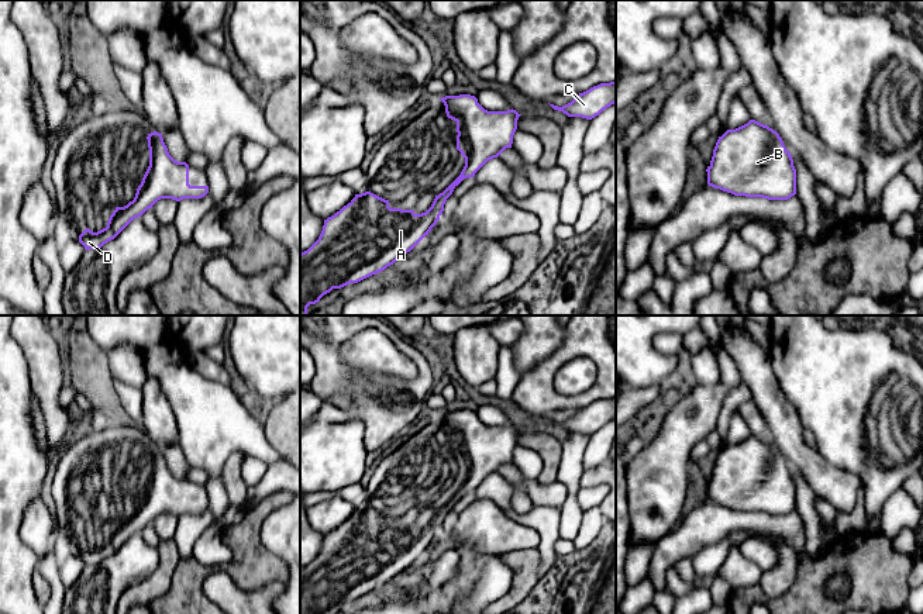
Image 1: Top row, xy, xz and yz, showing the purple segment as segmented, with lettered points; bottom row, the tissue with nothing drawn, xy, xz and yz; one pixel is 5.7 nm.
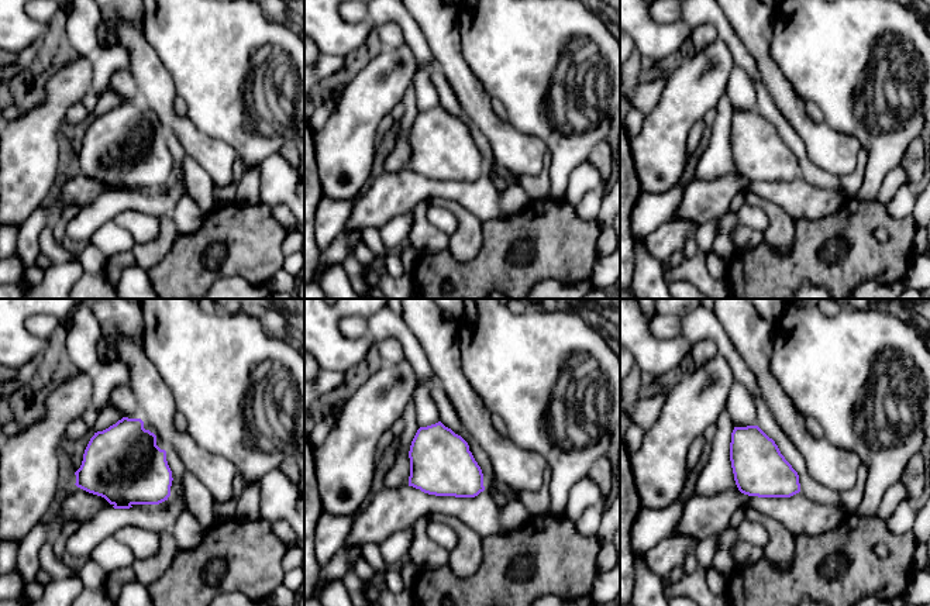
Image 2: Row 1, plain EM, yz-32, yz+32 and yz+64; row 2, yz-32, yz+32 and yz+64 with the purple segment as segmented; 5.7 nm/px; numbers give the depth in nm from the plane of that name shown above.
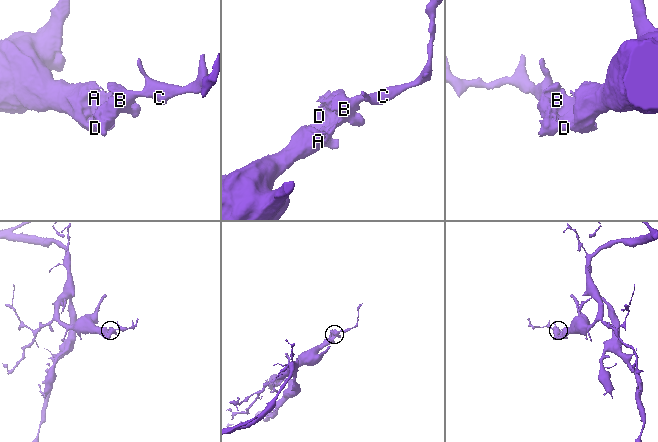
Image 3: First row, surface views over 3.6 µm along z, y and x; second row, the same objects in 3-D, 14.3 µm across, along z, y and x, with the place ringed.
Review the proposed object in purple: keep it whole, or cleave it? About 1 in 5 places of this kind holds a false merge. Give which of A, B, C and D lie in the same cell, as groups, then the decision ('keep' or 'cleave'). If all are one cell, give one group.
groups A B C D; keep

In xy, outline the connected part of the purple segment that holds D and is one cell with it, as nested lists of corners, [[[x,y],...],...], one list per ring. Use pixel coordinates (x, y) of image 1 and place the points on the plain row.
[[[148,449],[149,482],[137,504],[135,513],[124,522],[116,522],[107,542],[93,548],[86,544],[79,551],[85,565],[99,565],[114,555],[134,534],[141,532],[161,515],[202,514],[209,508],[209,501],[189,500],[189,480],[175,476],[163,458],[162,449]]]

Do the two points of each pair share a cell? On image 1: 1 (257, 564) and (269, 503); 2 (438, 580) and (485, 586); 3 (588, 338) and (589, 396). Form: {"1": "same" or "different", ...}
{"1": "same", "2": "different", "3": "same"}

